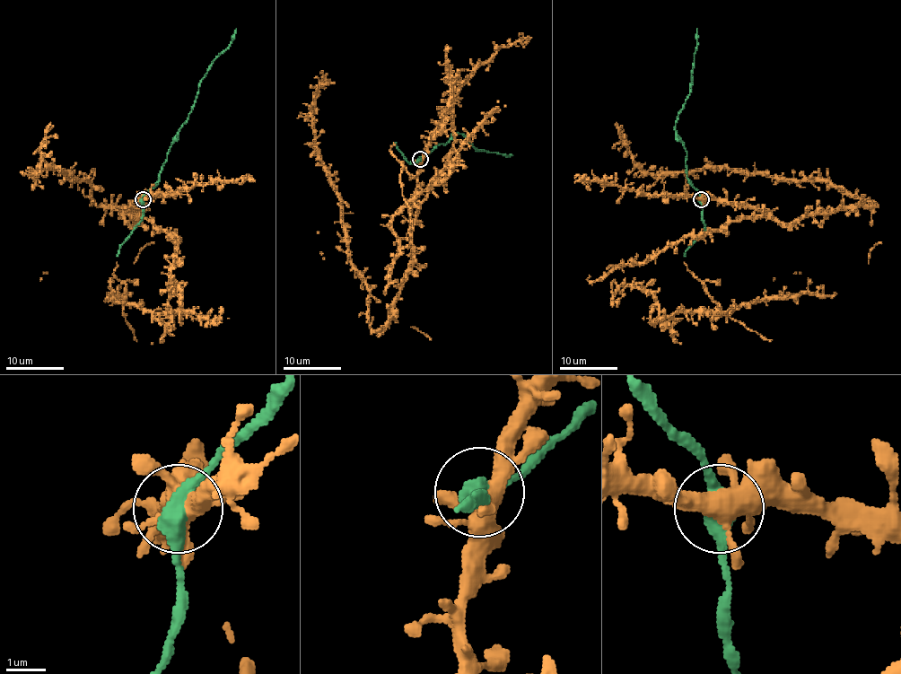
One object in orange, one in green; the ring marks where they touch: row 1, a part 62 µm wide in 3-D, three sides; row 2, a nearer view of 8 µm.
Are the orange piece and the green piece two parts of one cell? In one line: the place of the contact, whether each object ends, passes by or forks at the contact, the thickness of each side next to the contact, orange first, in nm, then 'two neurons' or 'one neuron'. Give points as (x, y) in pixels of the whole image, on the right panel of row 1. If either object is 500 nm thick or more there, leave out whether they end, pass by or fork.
place (701, 199); orange forks; green passes by; calibres 420 and 420 nm; one neuron

